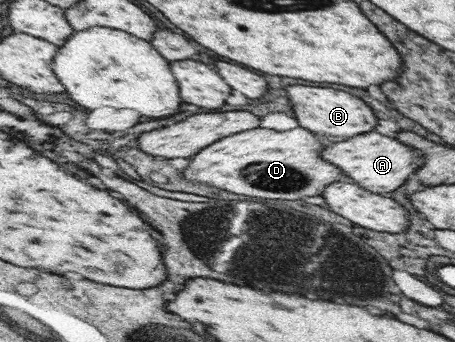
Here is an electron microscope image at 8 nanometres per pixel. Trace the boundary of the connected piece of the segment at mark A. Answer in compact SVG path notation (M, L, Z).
M372 131L342 143L328 145L326 159L330 159L330 163L338 163L338 167L342 167L342 171L346 171L346 175L354 179L354 183L362 183L362 187L370 187L370 191L388 193L398 189L408 179L410 173L414 173L420 165L424 165L422 153L418 148L412 149L408 145L401 140L396 141Z

